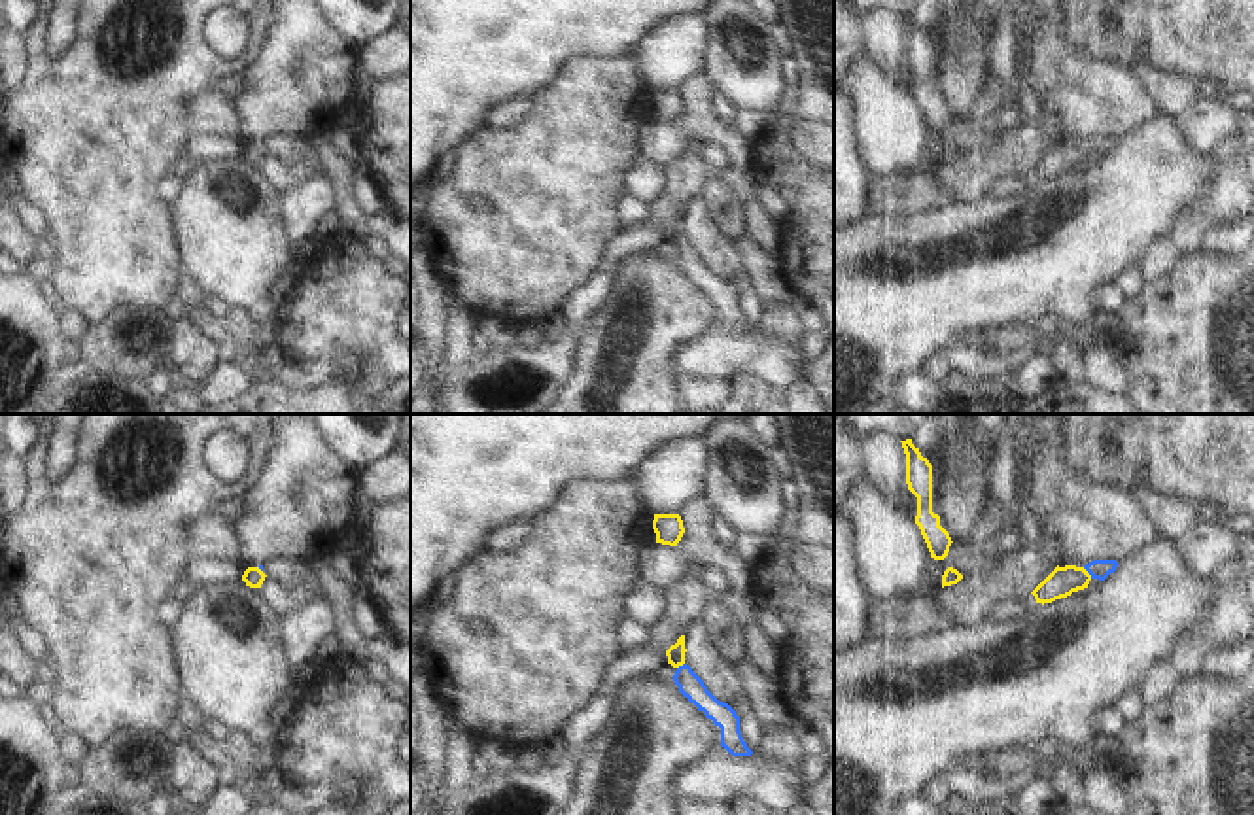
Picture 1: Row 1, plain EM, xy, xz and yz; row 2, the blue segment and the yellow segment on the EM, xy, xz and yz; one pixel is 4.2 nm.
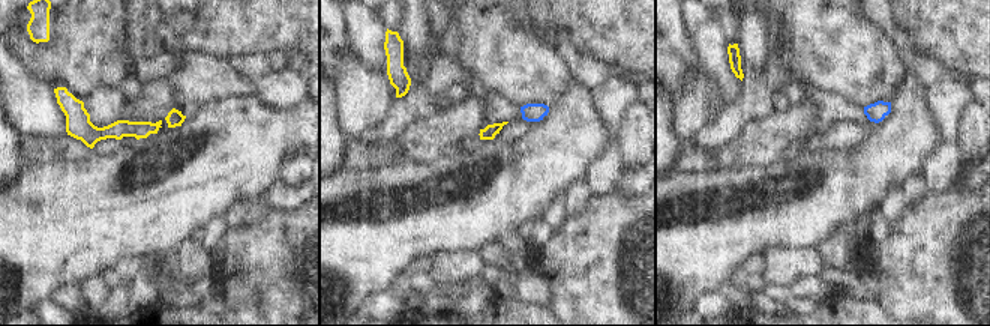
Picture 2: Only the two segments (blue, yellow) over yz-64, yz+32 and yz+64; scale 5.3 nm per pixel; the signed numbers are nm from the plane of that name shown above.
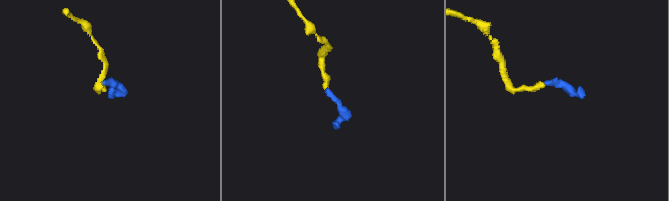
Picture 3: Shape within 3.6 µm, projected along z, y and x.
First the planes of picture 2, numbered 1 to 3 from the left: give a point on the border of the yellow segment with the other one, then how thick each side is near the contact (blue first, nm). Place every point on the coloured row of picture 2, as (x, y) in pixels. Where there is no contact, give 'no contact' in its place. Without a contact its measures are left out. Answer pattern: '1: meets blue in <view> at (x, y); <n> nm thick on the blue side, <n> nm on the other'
1: no contact
2: no contact
3: no contact

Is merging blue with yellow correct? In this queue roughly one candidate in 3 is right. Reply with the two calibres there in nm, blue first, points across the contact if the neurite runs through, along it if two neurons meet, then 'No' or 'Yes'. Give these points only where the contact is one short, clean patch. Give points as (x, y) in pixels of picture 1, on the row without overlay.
Thickness 80 nm (blue) against 120 nm. Path across: yz (1099, 146), (1088, 148), (1062, 157). Yes

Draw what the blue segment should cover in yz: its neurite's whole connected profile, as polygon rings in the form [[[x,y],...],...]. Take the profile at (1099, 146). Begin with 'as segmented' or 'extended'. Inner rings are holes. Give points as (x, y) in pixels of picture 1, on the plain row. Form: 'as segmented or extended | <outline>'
extended | [[[1093,136],[1084,144],[1065,142],[1055,144],[1031,170],[1036,180],[1052,180],[1067,174],[1072,168],[1088,165],[1091,155],[1105,157],[1118,144],[1116,136]]]

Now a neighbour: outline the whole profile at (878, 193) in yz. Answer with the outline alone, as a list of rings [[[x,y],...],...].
[[[891,172],[872,176],[868,216],[893,214],[908,217],[927,210],[940,210],[953,200],[951,191],[936,172]]]

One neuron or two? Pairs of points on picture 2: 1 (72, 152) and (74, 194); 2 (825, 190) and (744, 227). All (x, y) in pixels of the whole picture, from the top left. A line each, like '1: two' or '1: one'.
1: two
2: one

